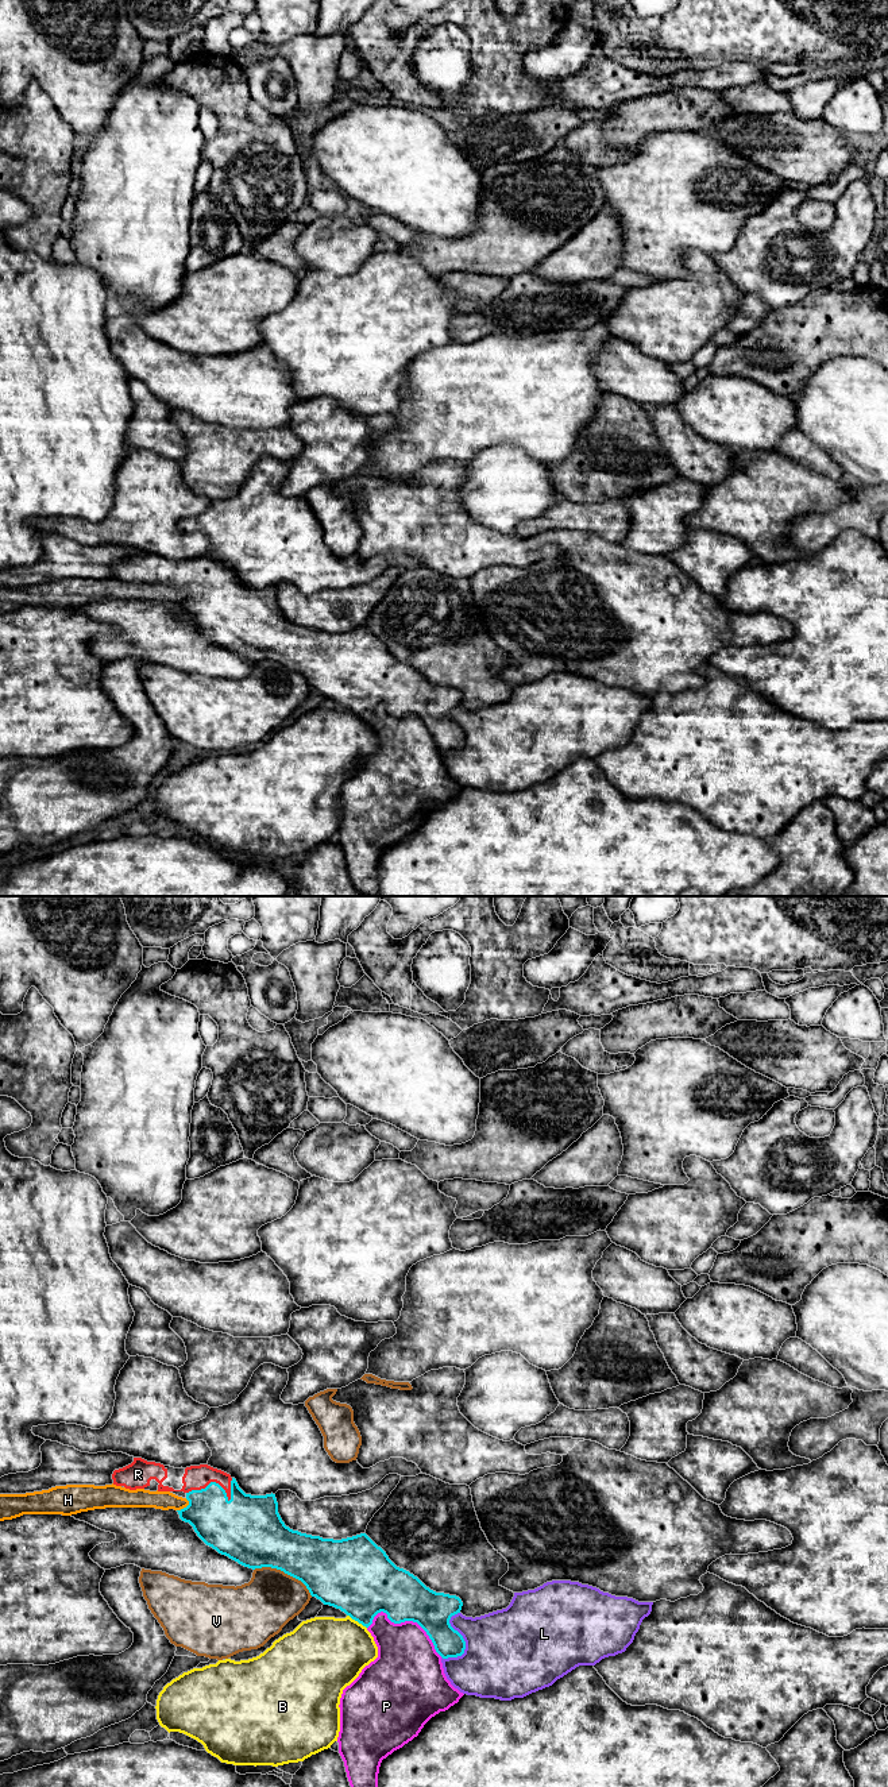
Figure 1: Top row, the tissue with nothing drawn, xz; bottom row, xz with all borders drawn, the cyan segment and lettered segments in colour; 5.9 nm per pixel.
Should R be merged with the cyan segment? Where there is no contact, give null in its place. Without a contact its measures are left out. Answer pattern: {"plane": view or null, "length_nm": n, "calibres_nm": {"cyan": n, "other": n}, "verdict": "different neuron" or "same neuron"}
{"plane": "xz", "length_nm": 300, "calibres_nm": {"cyan": 300, "other": 140}, "verdict": "same neuron"}

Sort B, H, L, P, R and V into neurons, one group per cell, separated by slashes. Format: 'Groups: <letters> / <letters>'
Groups: B / H / L / P / R / V

